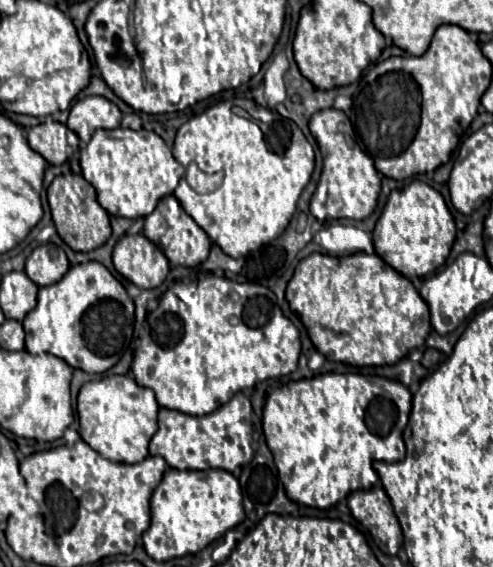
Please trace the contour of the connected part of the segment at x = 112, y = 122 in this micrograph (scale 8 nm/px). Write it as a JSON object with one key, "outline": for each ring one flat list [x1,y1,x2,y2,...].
{"outline":[[87,96,83,100,77,100,71,108,67,128,73,130,83,142,89,142,89,136,97,130,113,130,121,122,119,108,101,98,101,96]]}

